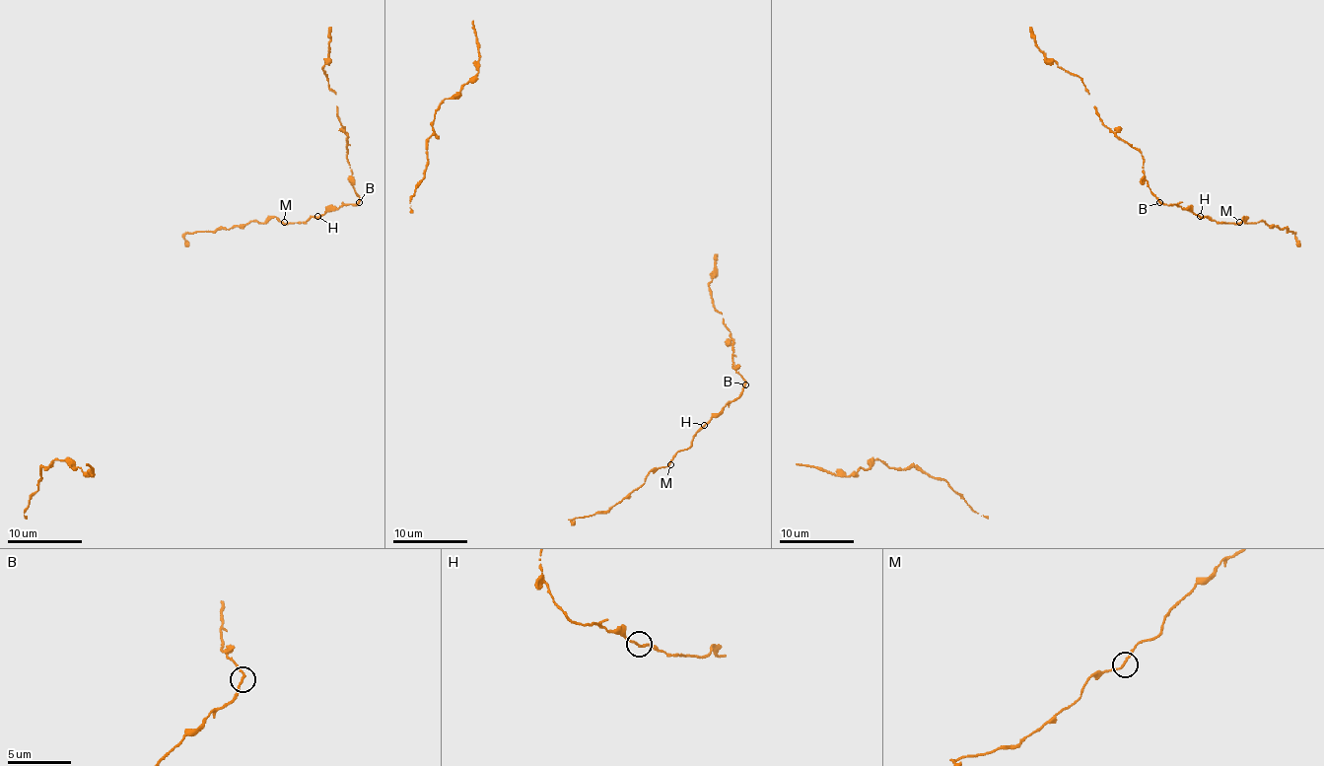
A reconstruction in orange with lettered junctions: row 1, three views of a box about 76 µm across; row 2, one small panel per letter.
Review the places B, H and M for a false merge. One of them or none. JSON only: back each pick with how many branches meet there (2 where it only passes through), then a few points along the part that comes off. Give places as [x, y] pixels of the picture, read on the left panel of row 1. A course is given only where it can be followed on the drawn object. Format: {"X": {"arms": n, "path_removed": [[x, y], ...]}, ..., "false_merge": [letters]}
{"false_merge": []}

